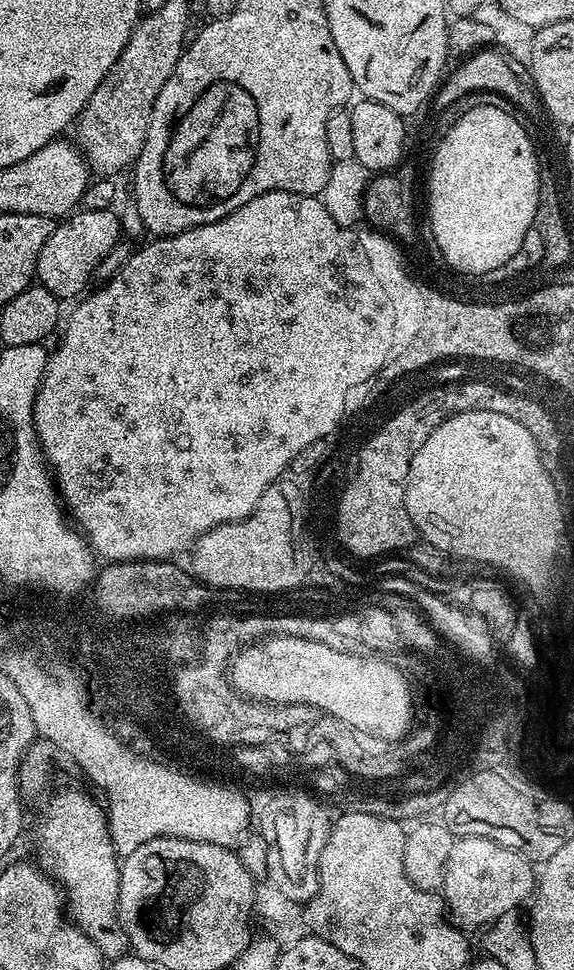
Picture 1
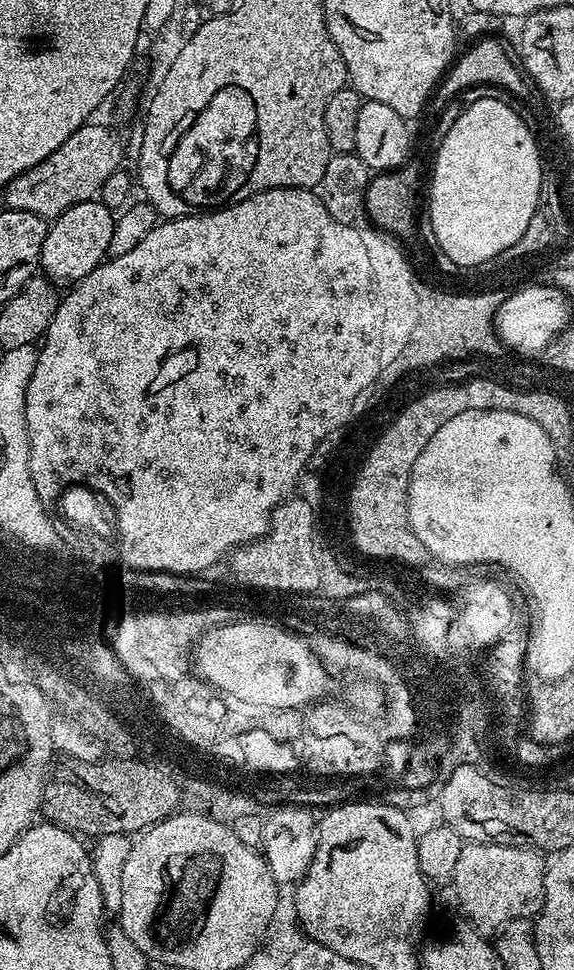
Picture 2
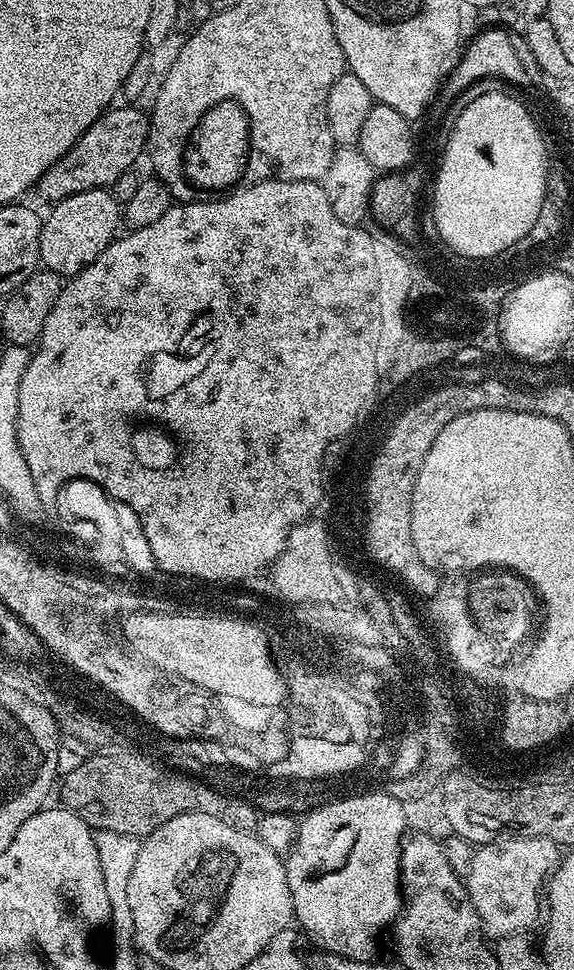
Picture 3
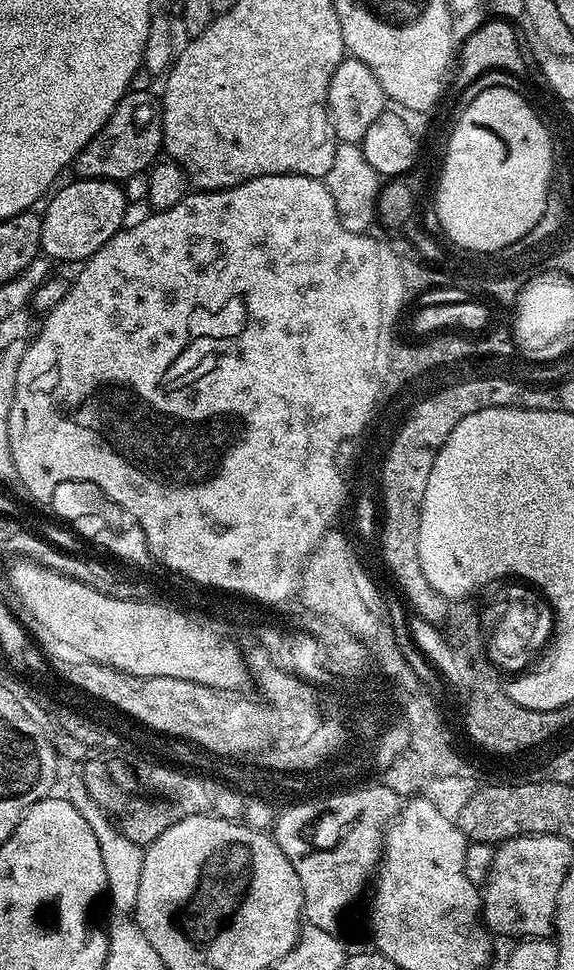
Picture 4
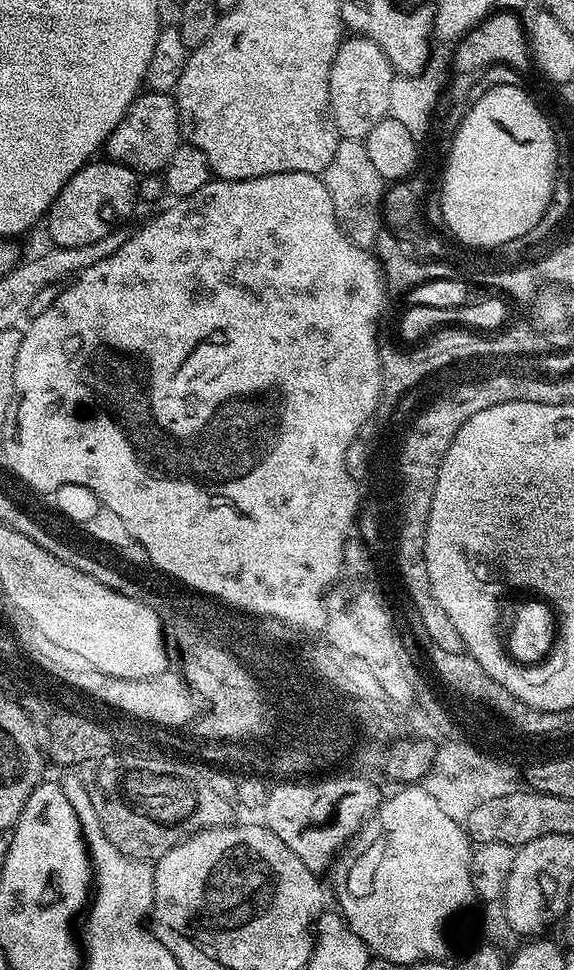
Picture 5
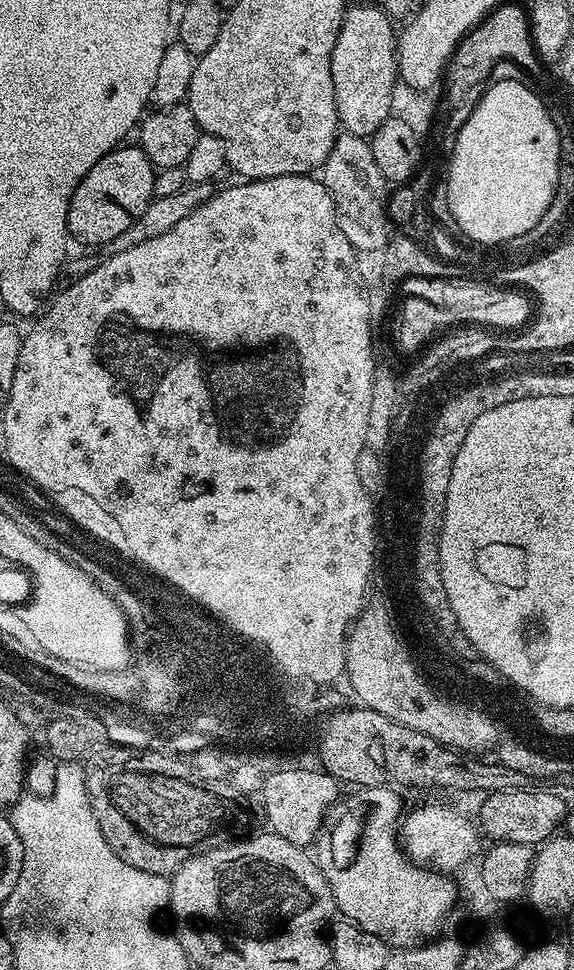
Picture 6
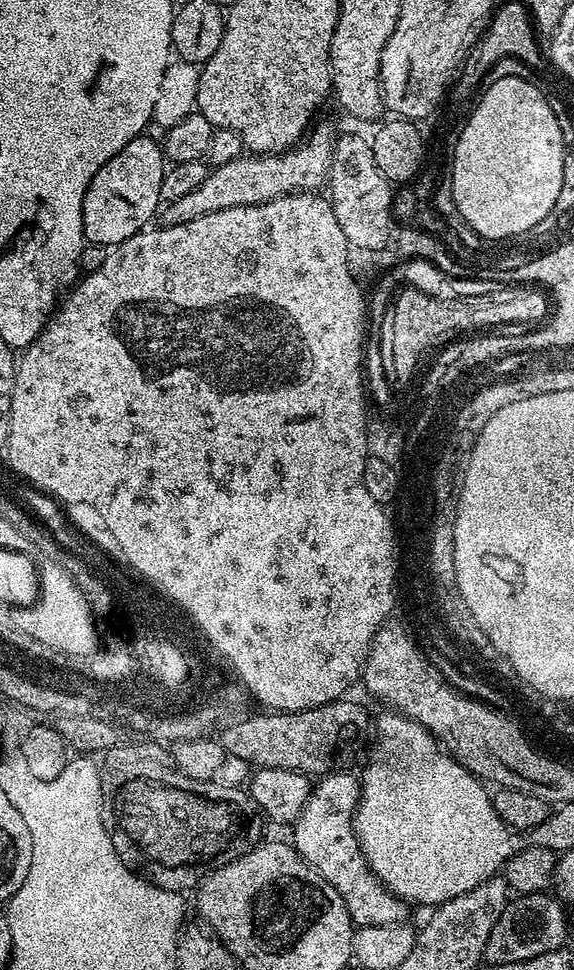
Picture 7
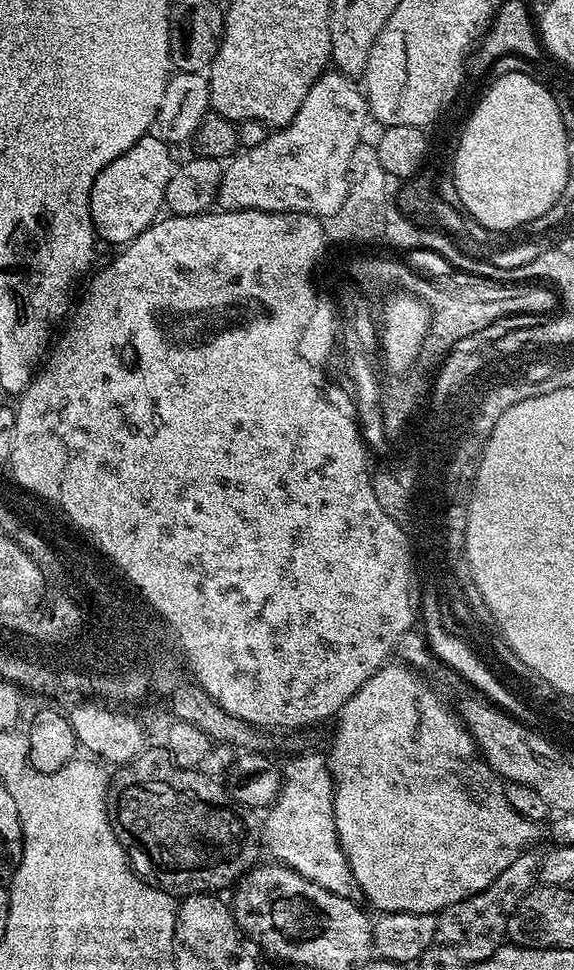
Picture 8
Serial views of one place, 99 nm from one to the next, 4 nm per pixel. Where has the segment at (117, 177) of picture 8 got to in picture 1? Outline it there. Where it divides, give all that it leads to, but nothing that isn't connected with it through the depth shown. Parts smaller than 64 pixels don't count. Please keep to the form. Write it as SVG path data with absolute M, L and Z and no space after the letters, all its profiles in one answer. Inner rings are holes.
M112 208L76 210L67 218L61 219L53 227L50 238L46 238L42 254L38 254L38 284L64 302L71 296L79 297L89 287L88 280L90 284L95 277L98 262L102 262L102 258L110 254L113 246L121 243L120 220L114 213Z

